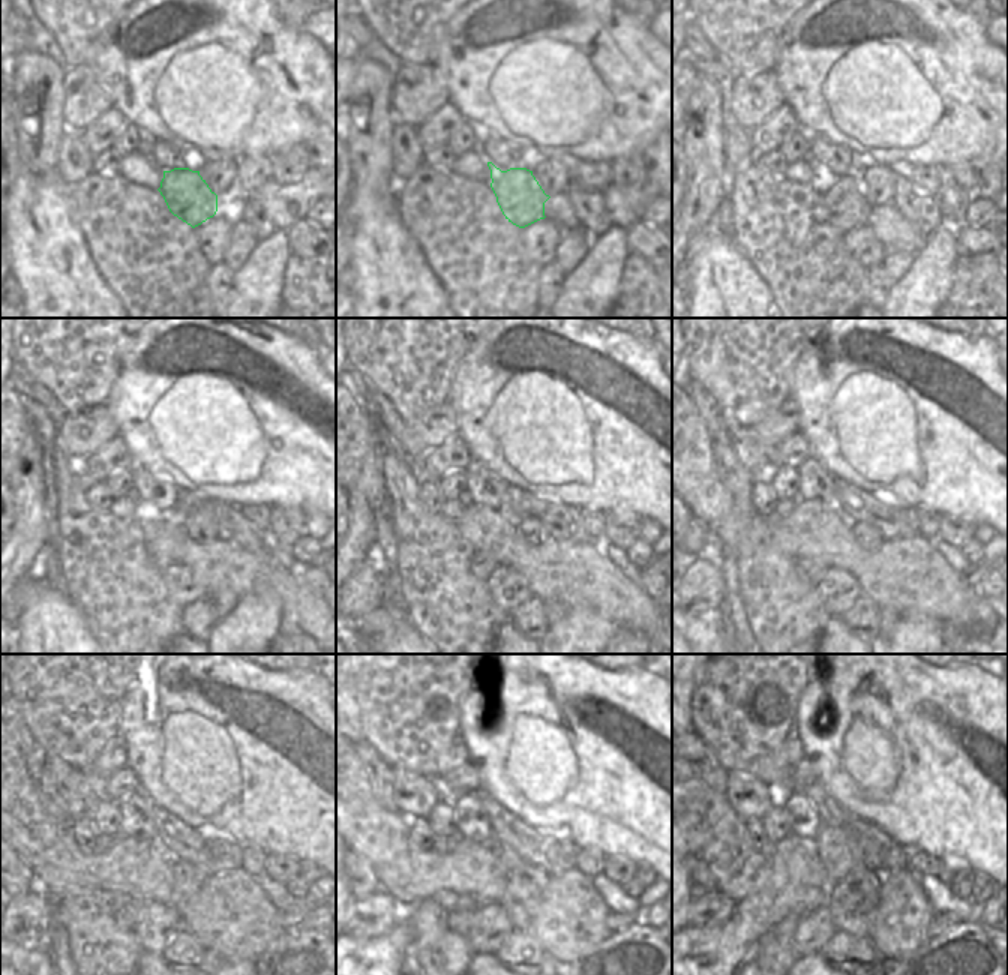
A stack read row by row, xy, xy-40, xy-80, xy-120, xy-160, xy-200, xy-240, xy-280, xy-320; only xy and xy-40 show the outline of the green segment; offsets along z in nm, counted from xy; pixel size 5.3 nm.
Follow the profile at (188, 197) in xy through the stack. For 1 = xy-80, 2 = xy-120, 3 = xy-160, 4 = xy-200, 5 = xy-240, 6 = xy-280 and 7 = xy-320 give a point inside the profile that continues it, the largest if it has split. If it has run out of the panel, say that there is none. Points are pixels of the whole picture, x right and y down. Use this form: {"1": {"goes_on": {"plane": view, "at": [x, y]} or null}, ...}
{"1": {"goes_on": {"plane": "xy-80", "at": [845, 197]}}, "2": {"goes_on": {"plane": "xy-120", "at": [161, 537]}}, "3": {"goes_on": {"plane": "xy-160", "at": [482, 566]}}, "4": {"goes_on": {"plane": "xy-200", "at": [810, 570]}}, "5": {"goes_on": {"plane": "xy-240", "at": [126, 908]}}, "6": {"goes_on": {"plane": "xy-280", "at": [461, 915]}}, "7": {"goes_on": {"plane": "xy-320", "at": [783, 932]}}}

